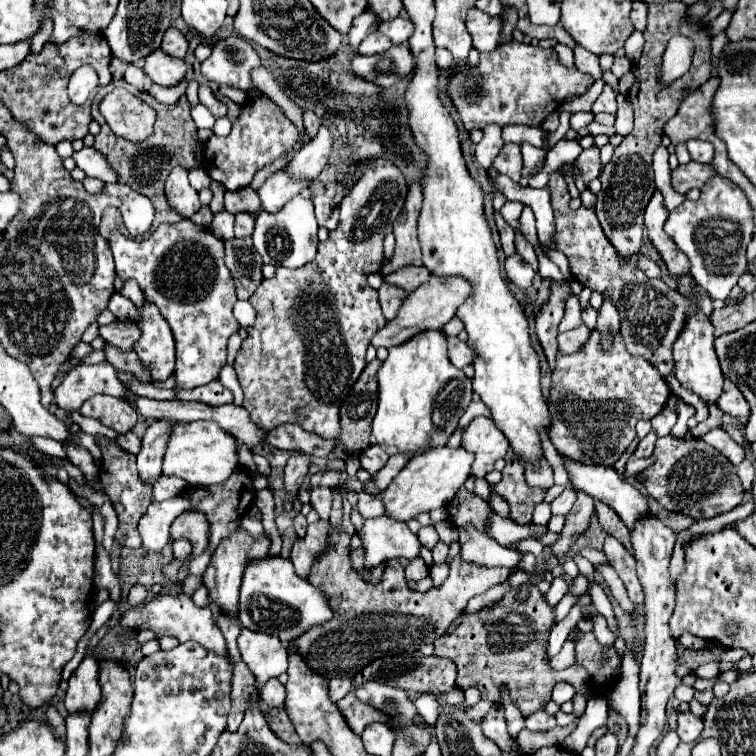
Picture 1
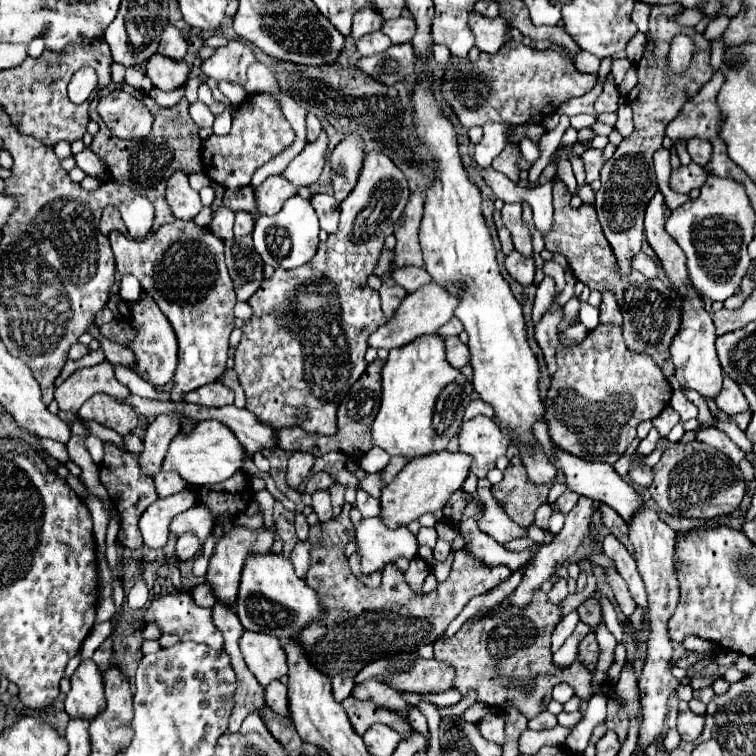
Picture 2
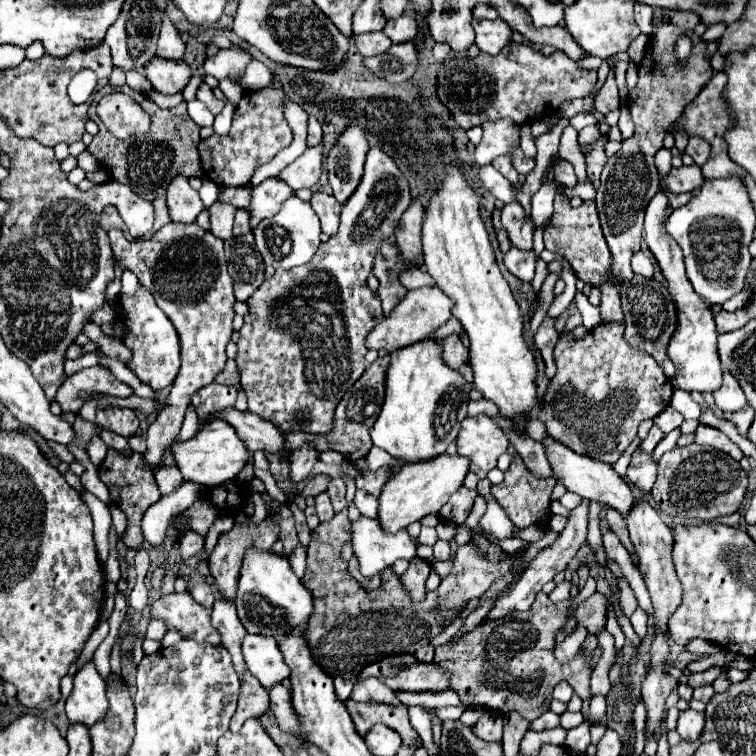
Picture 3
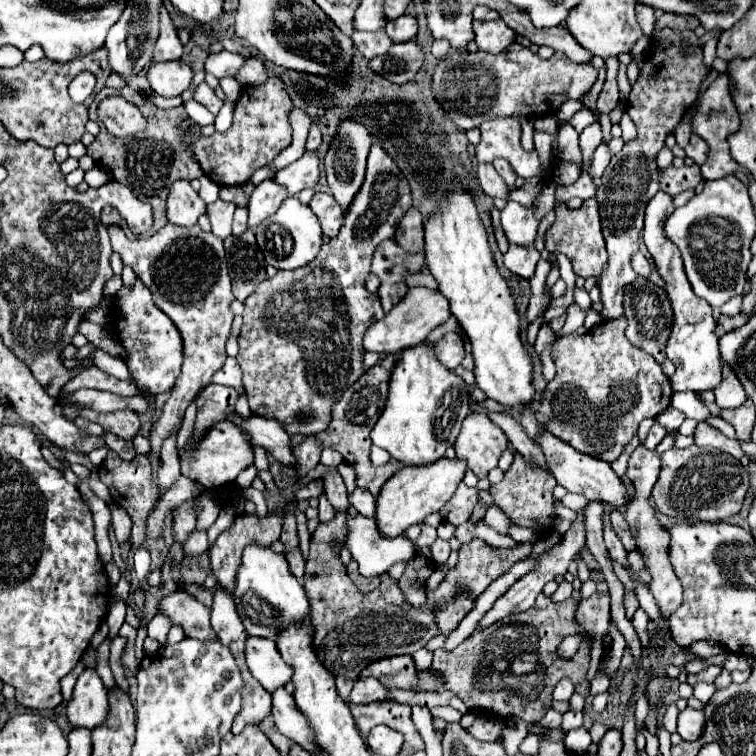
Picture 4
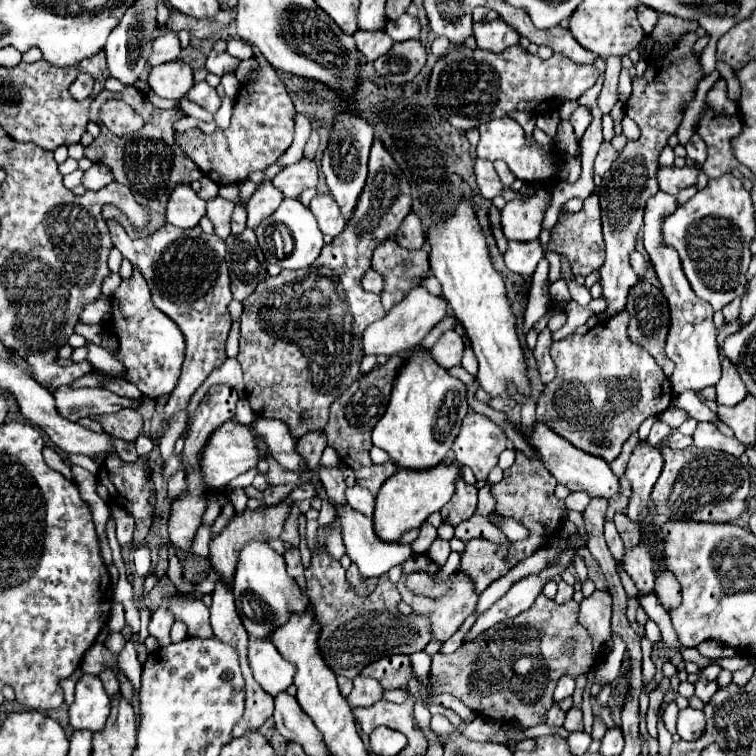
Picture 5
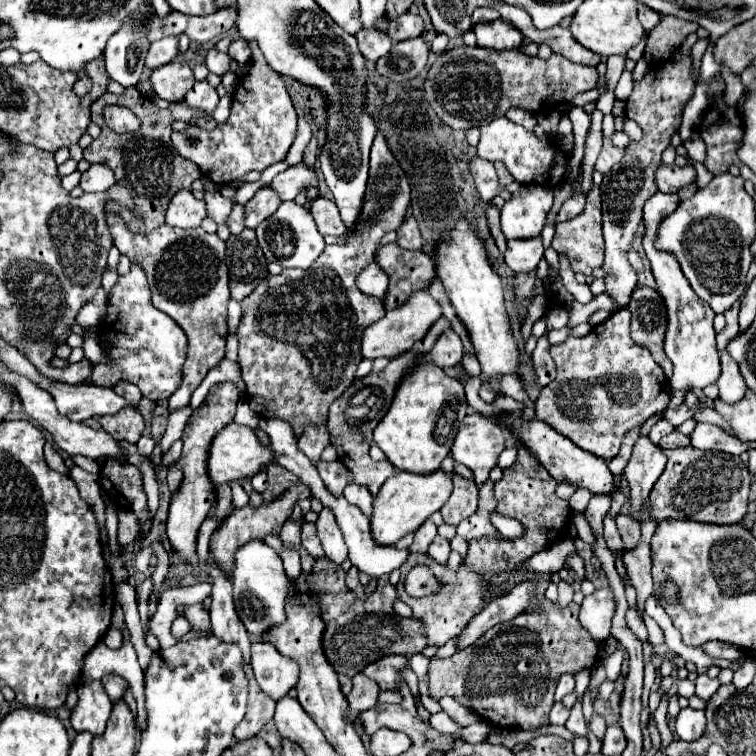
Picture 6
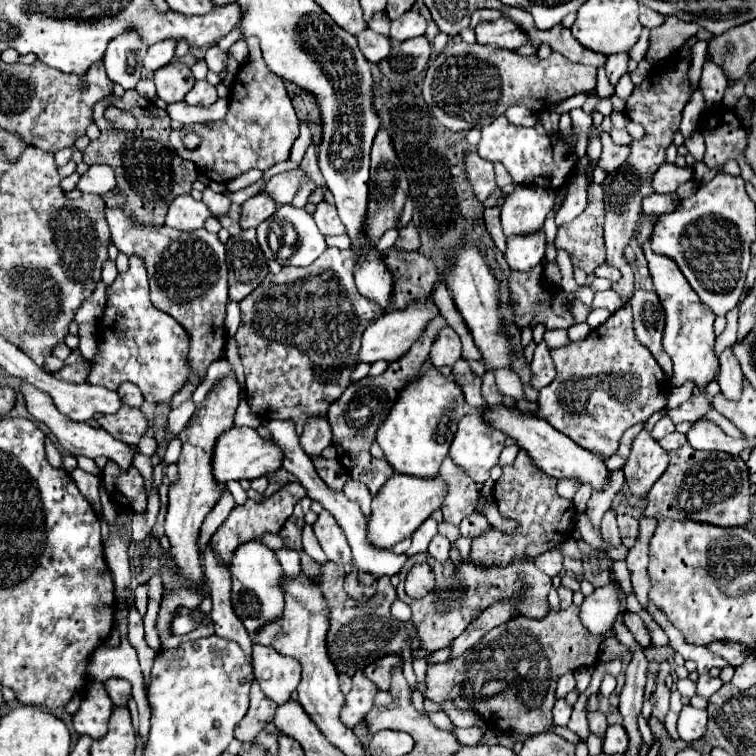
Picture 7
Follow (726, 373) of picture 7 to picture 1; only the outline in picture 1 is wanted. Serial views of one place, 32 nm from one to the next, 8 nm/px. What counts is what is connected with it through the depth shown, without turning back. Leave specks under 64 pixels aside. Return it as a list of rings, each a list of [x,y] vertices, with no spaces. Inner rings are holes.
[[[730,380],[724,382],[724,392],[722,392],[722,396],[720,396],[720,400],[716,404],[718,404],[718,408],[722,412],[726,412],[728,416],[732,416],[736,420],[748,418],[748,412],[750,412],[748,402],[744,400],[742,392]]]

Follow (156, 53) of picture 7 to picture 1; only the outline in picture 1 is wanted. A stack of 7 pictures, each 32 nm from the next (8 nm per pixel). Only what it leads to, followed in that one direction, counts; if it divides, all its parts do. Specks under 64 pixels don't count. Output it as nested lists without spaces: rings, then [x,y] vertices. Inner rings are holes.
[[[168,28],[168,32],[164,34],[164,40],[162,40],[162,46],[160,46],[166,54],[170,56],[176,56],[176,58],[184,58],[186,52],[188,52],[188,40],[184,38],[184,34],[176,28]]]

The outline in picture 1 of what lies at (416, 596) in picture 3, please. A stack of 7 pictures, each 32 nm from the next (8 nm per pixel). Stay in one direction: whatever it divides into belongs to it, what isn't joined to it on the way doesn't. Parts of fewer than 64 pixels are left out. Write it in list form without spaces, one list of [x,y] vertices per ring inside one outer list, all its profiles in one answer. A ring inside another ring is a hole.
[[[412,558],[406,566],[406,578],[410,580],[420,580],[424,578],[424,562],[422,558]]]

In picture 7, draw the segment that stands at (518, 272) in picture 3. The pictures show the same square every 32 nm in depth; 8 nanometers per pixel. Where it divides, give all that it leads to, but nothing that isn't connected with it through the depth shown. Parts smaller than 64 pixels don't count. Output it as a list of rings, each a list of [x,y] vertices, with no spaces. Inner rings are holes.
[[[536,232],[536,236],[512,236],[508,238],[508,248],[504,256],[512,270],[528,272],[540,264],[540,260],[544,258],[544,248],[544,232]]]

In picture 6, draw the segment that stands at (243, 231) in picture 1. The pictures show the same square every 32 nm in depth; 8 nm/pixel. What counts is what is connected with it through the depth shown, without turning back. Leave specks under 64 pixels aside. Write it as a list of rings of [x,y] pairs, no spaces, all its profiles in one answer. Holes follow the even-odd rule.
[[[236,204],[230,218],[228,218],[228,228],[232,234],[240,234],[244,230],[244,206]]]

